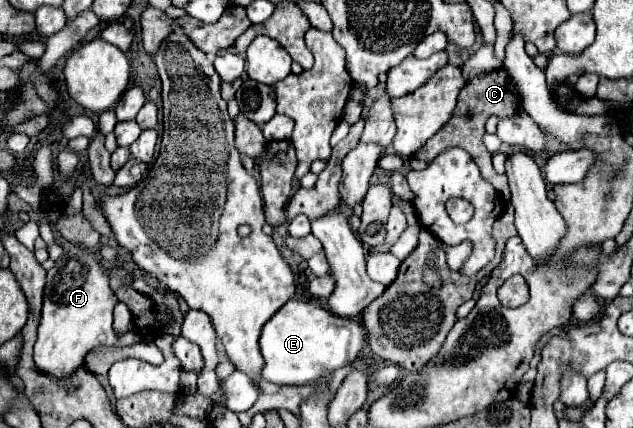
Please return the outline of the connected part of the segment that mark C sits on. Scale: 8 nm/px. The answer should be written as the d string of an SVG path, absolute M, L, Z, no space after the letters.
M501 67L501 69L495 69L495 71L491 71L491 73L475 75L475 77L461 89L451 119L439 130L443 135L443 149L451 149L451 147L461 147L461 149L465 149L465 151L473 157L473 161L479 165L481 176L491 183L496 191L501 193L501 196L506 202L510 200L511 196L508 179L506 175L498 174L495 169L493 169L491 153L489 153L487 147L483 145L483 135L485 135L485 123L487 123L487 119L489 119L491 115L497 115L499 119L507 119L507 117L511 117L511 115L515 115L515 113L519 111L519 103L521 103L519 91L517 91L513 79L507 75L507 71L505 71L503 67Z

